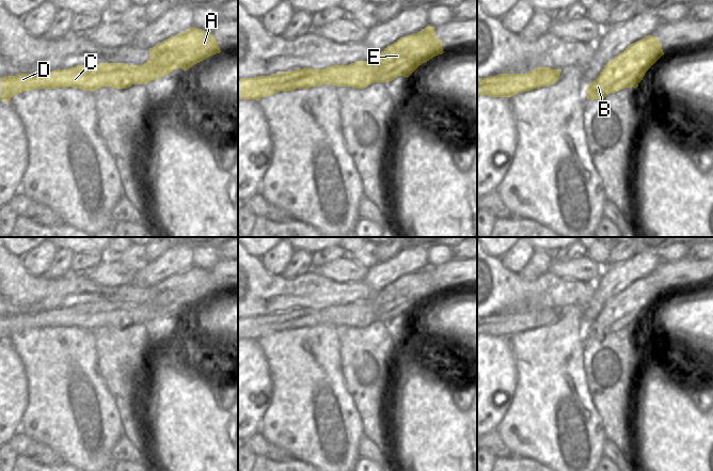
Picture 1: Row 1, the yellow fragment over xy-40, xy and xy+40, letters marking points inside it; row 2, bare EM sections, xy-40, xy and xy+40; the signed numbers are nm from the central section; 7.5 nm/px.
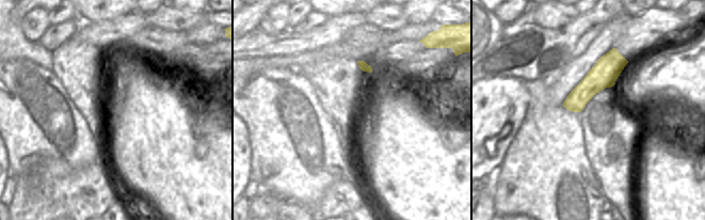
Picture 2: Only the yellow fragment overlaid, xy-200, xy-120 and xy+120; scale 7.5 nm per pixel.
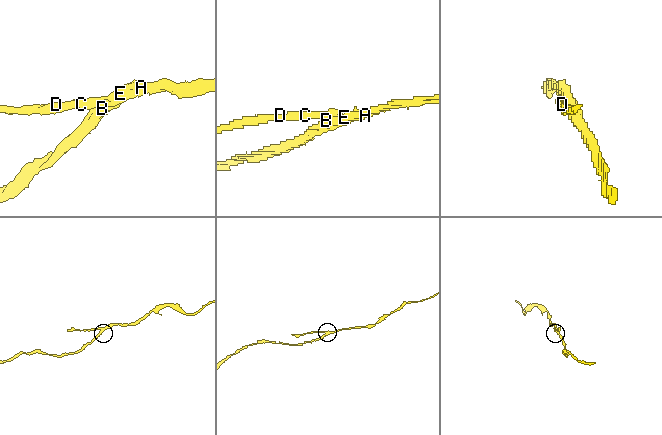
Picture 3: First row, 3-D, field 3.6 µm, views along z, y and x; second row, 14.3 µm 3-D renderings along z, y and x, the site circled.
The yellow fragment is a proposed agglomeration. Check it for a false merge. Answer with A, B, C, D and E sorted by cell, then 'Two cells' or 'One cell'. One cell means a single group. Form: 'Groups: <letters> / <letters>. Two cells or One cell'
Groups: A B E / C D. Two cells

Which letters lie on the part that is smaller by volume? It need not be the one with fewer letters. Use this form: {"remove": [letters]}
{"remove": ["C", "D"]}

